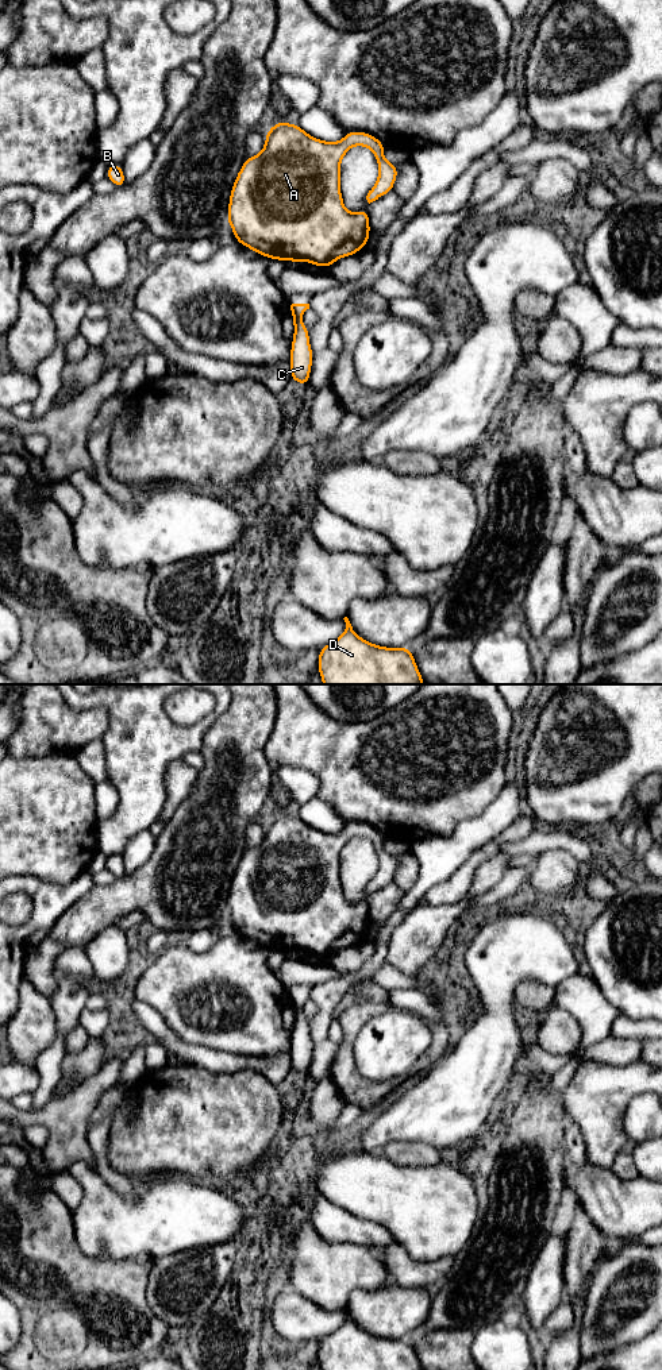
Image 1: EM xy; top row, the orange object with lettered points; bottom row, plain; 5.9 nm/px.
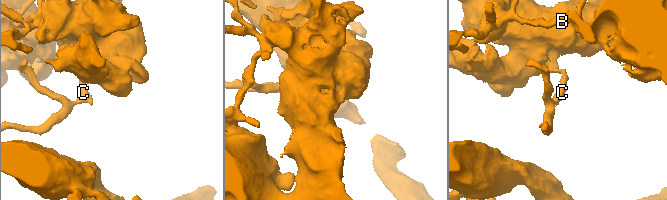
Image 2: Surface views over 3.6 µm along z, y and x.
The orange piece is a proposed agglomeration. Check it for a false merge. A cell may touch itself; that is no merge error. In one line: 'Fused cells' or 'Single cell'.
Fused cells

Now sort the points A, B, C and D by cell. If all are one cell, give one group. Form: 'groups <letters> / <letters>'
groups A / B C D

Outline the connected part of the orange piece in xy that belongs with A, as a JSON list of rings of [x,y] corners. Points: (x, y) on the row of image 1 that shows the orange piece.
[[[280,120],[269,128],[263,150],[245,159],[230,193],[227,223],[236,242],[268,259],[308,262],[324,269],[366,247],[369,212],[350,213],[340,192],[340,162],[354,146],[372,150],[378,165],[378,178],[366,196],[367,202],[393,192],[399,170],[385,159],[385,144],[374,135],[350,131],[342,140],[326,142],[308,135],[299,124]]]

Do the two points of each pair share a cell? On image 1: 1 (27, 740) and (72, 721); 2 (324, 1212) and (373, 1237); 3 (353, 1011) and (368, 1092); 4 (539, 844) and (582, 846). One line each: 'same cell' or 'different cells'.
1: same cell
2: same cell
3: same cell
4: same cell

